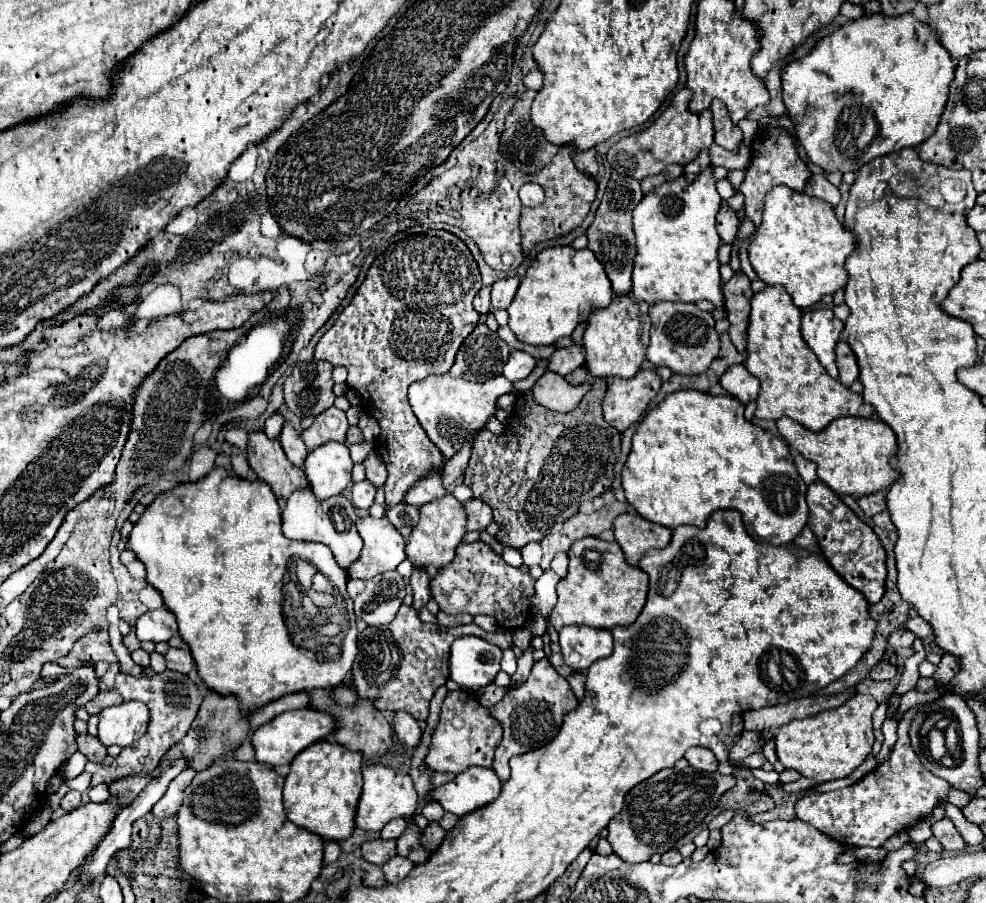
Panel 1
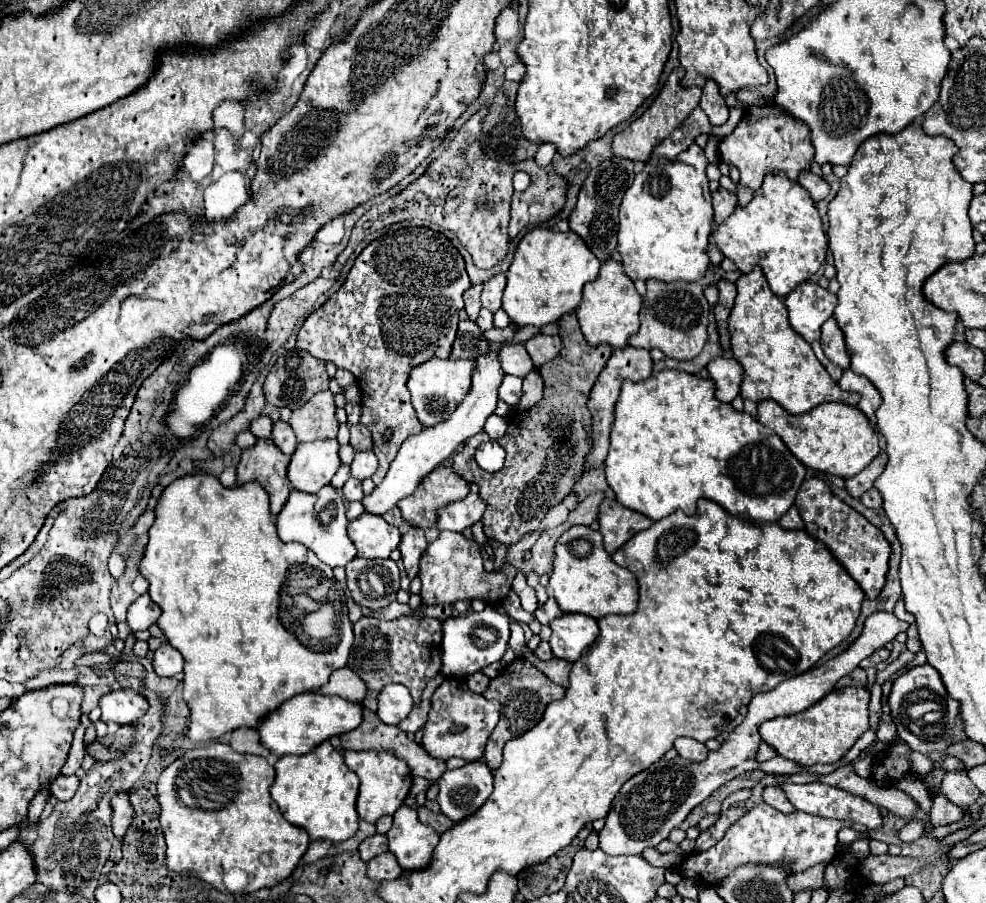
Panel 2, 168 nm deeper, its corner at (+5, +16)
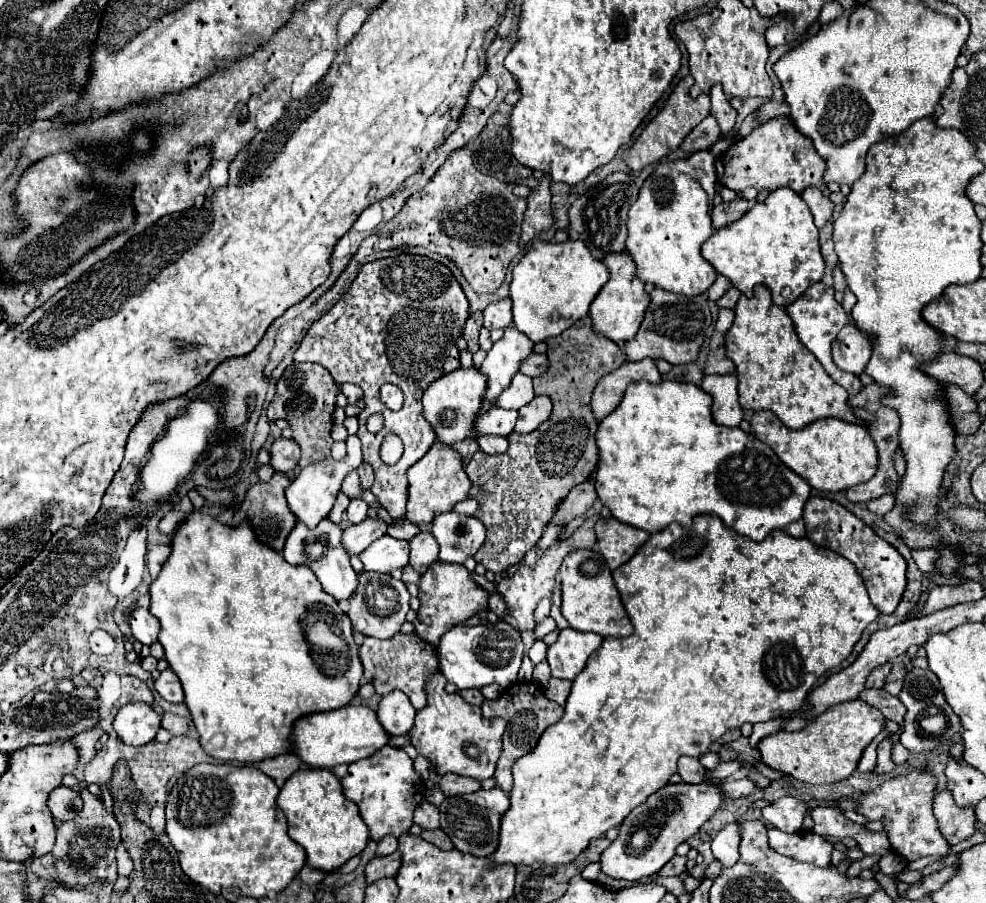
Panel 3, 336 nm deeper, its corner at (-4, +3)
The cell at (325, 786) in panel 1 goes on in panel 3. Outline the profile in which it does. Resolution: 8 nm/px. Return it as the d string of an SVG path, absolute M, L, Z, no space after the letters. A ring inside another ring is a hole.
M301 769L293 773L277 795L277 805L287 817L289 837L307 853L307 865L331 873L359 855L369 843L369 829L359 811L341 793L341 781L327 769Z

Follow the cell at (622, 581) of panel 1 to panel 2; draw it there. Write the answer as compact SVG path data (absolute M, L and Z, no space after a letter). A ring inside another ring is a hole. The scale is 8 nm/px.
M572 526L560 536L556 544L556 560L554 560L554 572L550 576L548 592L552 598L556 598L562 612L580 612L596 620L608 614L632 614L638 606L636 576L630 570L618 566L610 558L610 554L604 550L602 534L588 526ZM572 540L586 540L592 546L588 556L572 554L570 552Z

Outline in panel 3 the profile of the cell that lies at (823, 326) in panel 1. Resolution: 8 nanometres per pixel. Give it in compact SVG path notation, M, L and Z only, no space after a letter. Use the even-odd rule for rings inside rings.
M819 281L819 283L813 283L795 303L791 303L791 305L787 307L787 313L789 313L789 317L791 317L793 325L795 325L795 331L797 331L799 339L801 339L801 343L817 357L817 361L823 365L823 369L827 371L827 375L829 375L837 385L841 385L849 395L857 395L857 393L863 389L859 377L853 375L853 373L847 373L847 371L837 369L835 363L833 363L833 359L831 359L831 343L833 343L833 339L837 337L837 333L839 333L847 323L851 323L851 317L849 317L849 315L843 311L843 307L833 299L833 293L835 293L833 287L827 287L827 285L823 285L821 281Z

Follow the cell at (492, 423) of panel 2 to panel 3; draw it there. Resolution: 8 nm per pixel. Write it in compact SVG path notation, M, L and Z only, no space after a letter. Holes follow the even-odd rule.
M485 435L481 439L477 439L477 445L483 453L487 455L497 455L503 453L507 449L507 439L505 437L493 437L493 435Z

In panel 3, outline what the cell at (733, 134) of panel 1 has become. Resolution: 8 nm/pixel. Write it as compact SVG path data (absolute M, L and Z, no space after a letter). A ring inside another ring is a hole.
M713 85L711 91L709 91L709 97L711 97L711 115L717 119L717 123L721 127L721 133L731 135L733 127L735 127L737 111L729 105L727 97L721 91L721 85Z

